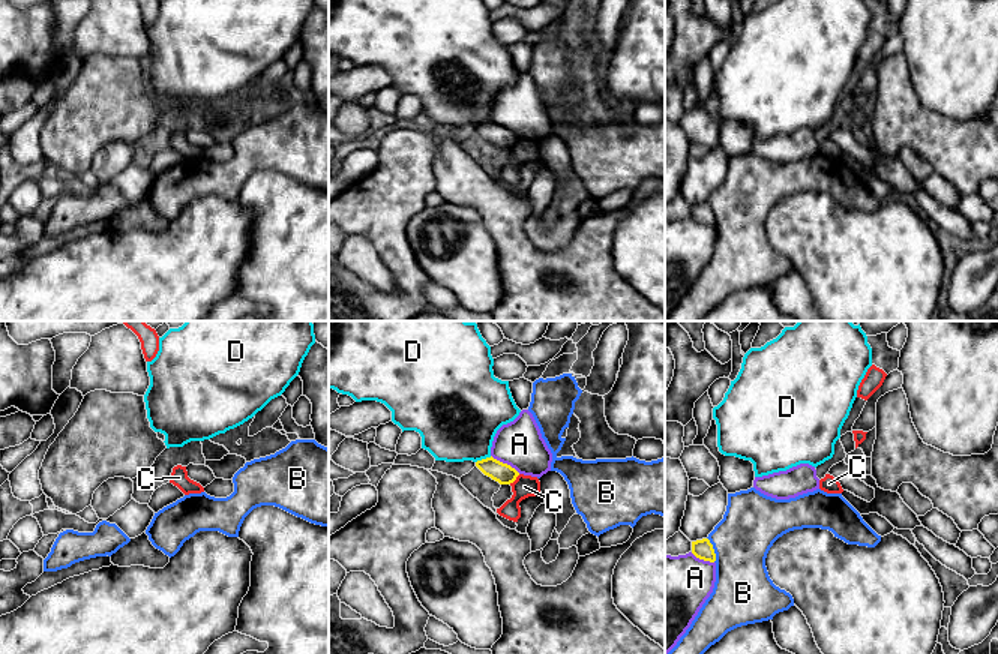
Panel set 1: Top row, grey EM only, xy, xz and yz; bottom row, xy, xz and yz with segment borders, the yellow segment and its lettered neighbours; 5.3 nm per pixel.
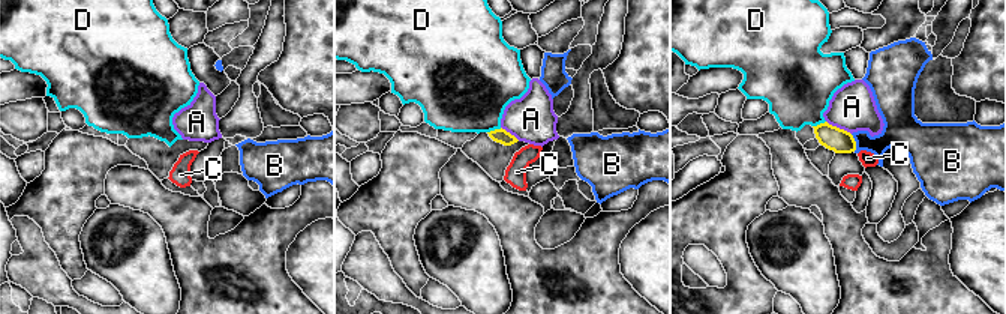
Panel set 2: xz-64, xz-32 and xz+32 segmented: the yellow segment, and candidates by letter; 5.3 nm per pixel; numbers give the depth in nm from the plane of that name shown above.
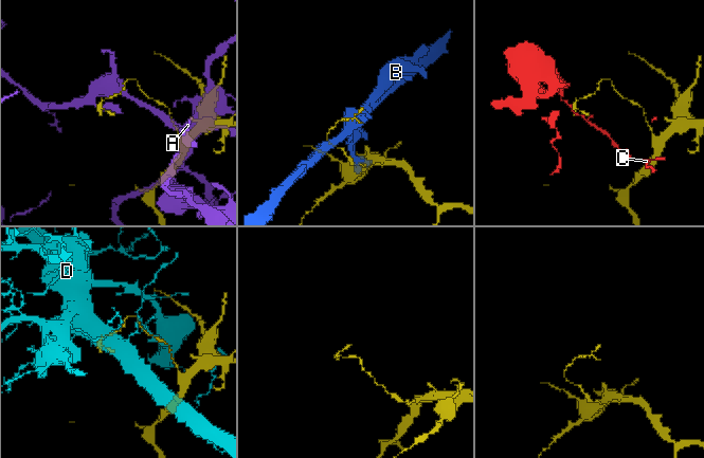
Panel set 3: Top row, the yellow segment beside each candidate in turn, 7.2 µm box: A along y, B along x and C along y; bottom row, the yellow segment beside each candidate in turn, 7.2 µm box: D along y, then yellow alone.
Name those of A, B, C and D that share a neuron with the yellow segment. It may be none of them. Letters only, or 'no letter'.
no letter

